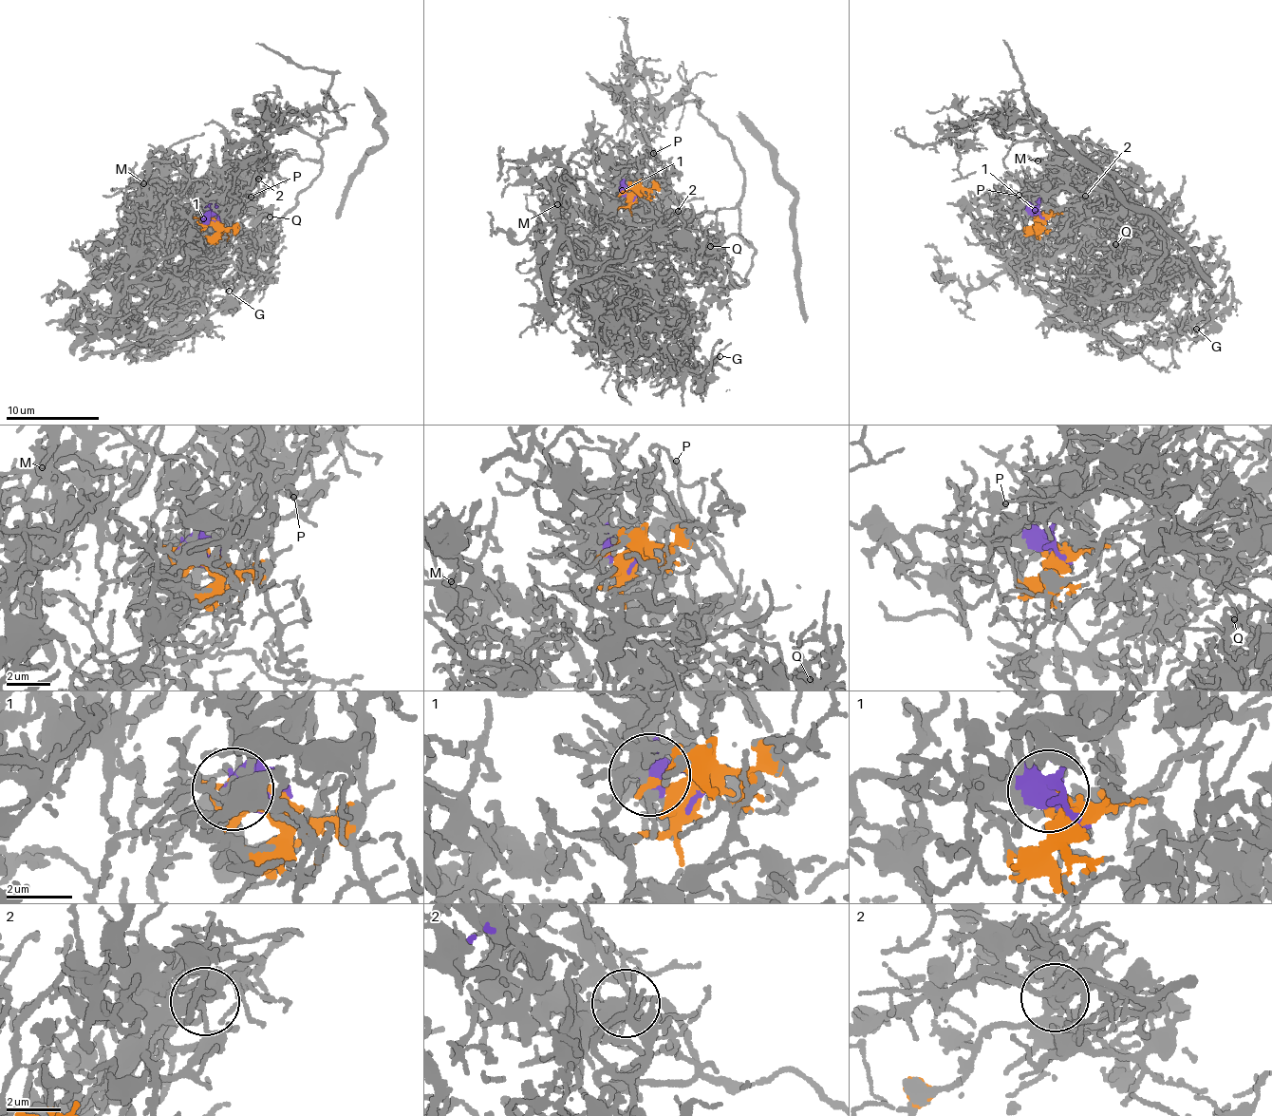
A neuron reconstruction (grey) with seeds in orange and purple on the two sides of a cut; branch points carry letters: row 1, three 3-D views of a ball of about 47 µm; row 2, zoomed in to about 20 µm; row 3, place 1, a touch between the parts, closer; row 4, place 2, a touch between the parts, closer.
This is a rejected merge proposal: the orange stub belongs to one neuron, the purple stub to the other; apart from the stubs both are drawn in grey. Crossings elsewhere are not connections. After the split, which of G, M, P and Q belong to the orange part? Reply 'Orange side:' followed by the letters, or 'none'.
Orange side: P

